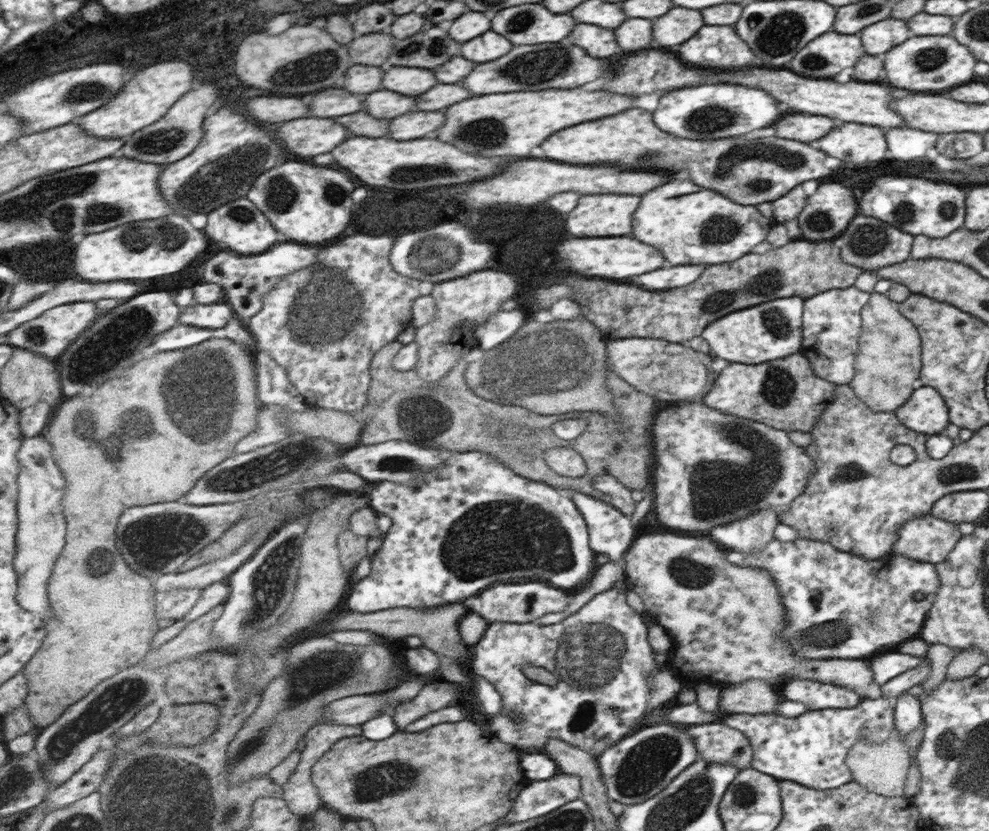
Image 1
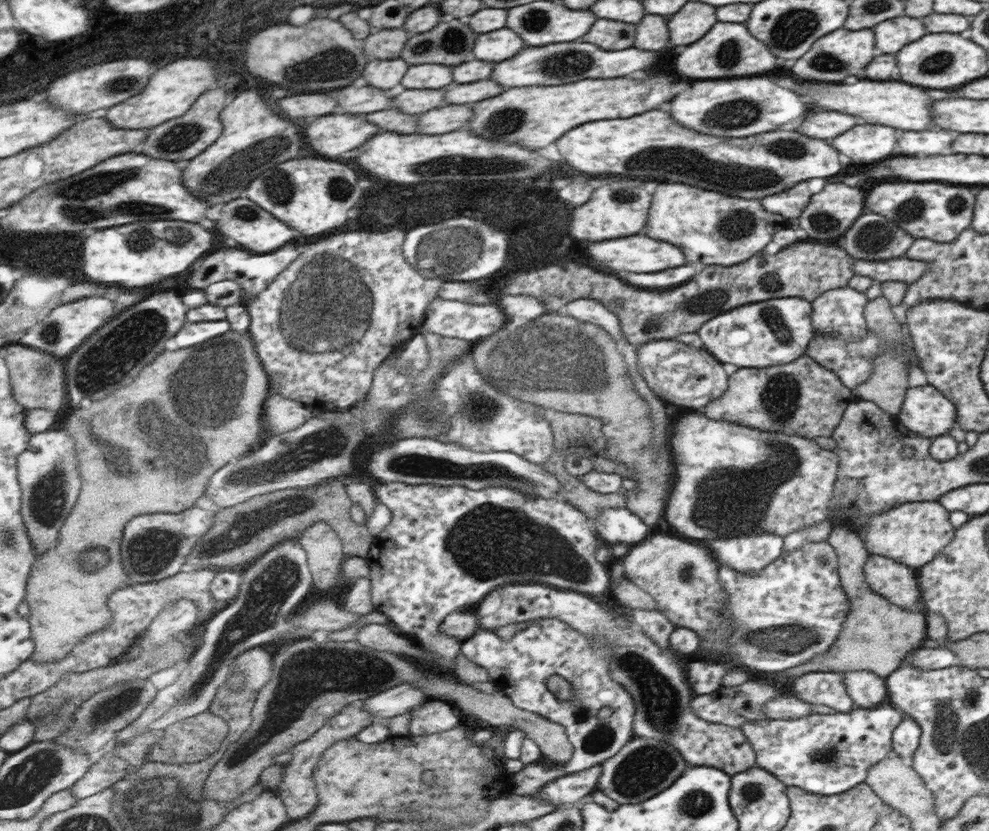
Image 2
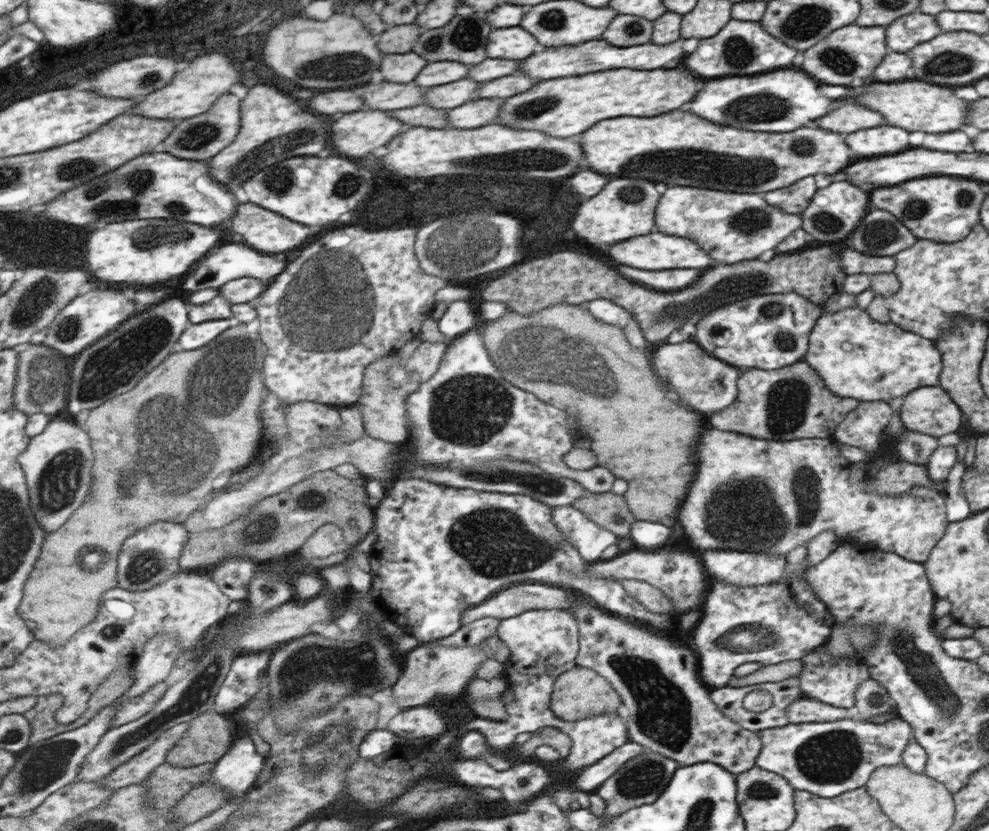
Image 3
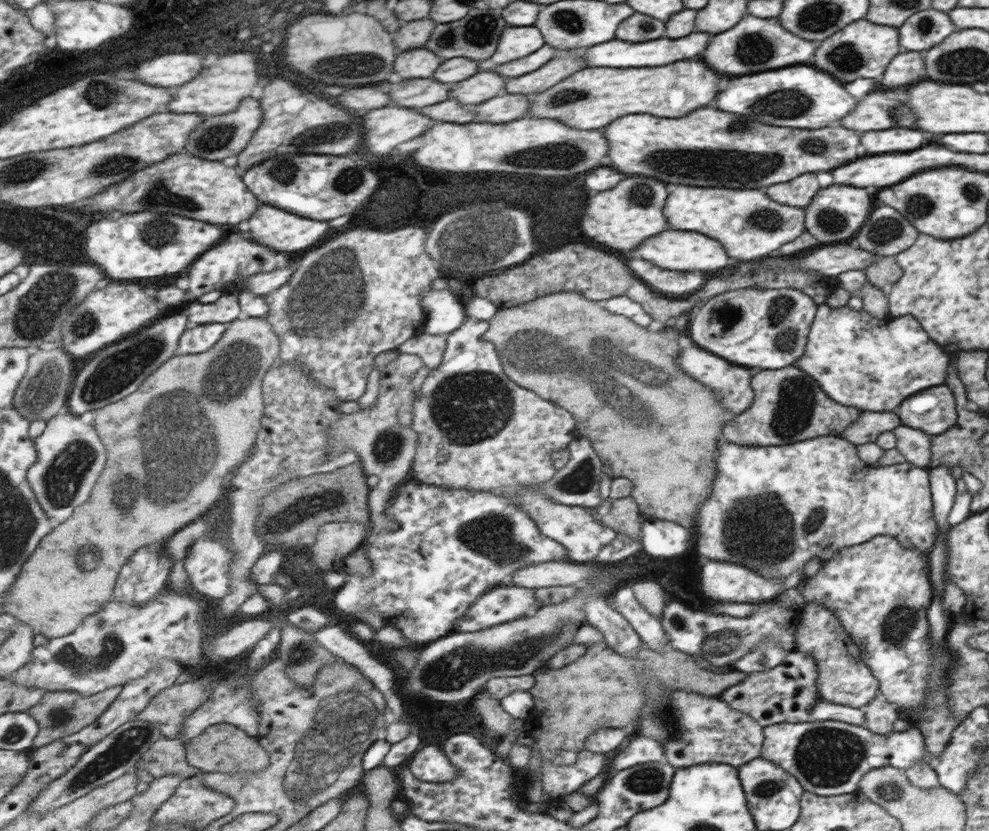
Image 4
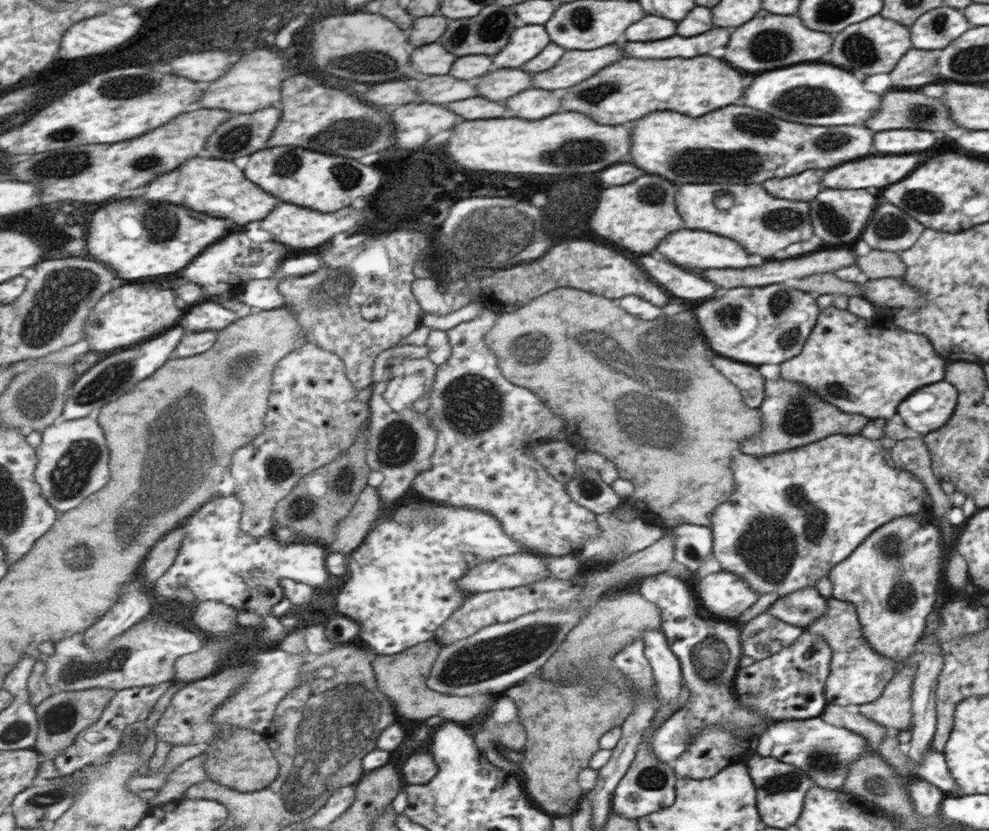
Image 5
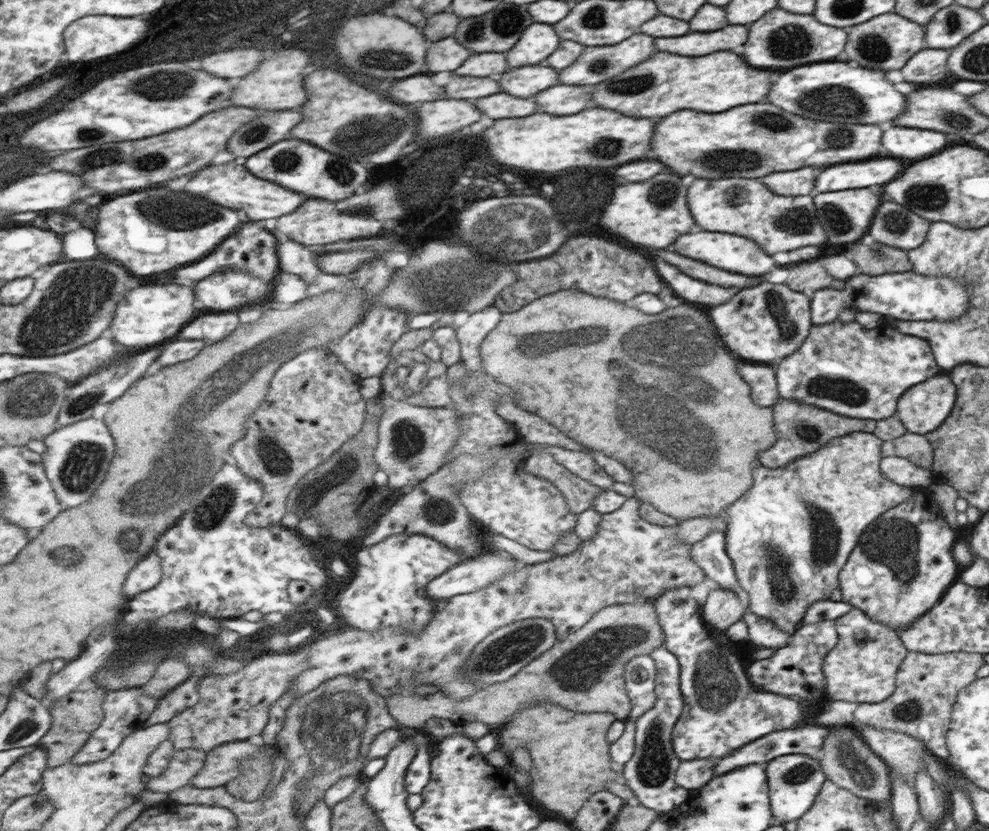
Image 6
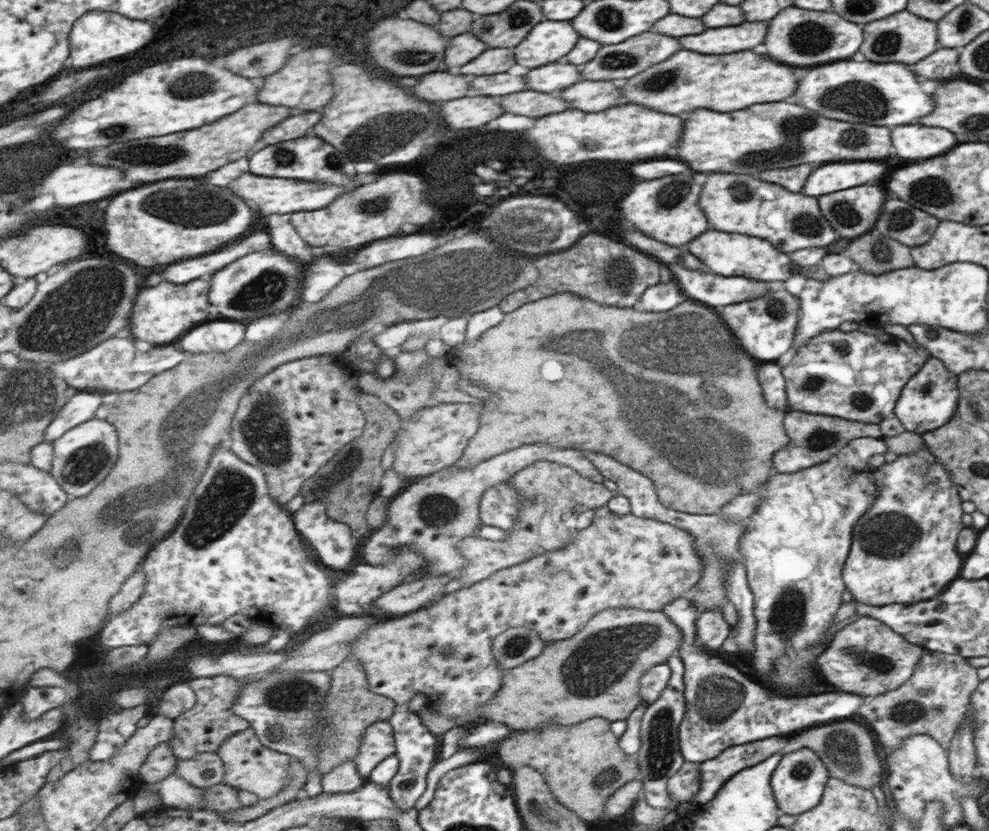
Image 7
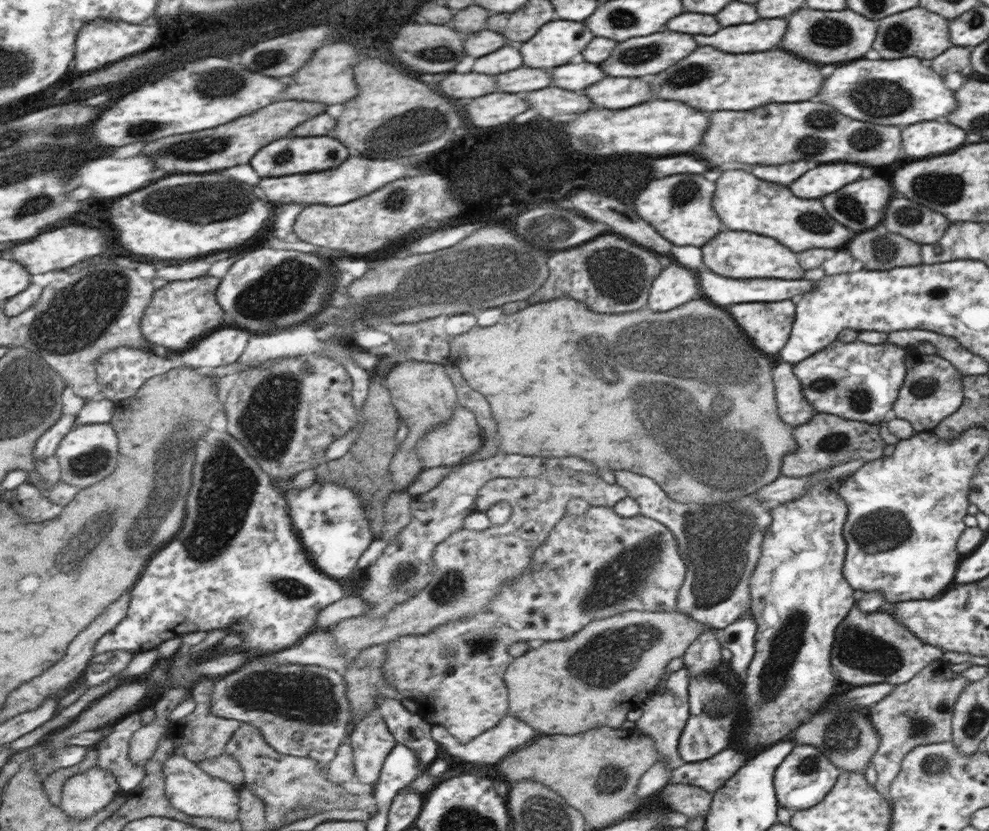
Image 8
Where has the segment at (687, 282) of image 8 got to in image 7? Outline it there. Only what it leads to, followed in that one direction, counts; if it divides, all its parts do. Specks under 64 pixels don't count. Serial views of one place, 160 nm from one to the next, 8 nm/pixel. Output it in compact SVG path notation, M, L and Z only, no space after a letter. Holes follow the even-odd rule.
M667 282L667 284L657 284L647 287L643 295L639 299L639 308L645 312L665 312L677 307L683 300L687 300L685 293L681 291L679 286L675 286L675 282Z

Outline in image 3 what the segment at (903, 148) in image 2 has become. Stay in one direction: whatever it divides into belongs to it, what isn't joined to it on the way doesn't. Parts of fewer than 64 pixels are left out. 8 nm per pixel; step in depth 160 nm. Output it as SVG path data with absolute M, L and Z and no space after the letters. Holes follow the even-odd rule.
M911 132L913 148L935 148L939 152L973 152L967 134L963 132L947 132L947 134L925 134Z

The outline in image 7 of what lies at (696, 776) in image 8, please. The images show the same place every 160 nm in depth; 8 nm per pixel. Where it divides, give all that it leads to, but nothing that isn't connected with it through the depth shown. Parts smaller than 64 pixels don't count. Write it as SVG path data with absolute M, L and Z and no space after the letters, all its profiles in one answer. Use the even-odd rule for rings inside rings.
M774 736L753 743L729 747L715 759L698 763L701 786L691 802L695 805L708 803L714 798L722 784L744 768L755 766L775 753L790 746L793 738Z

